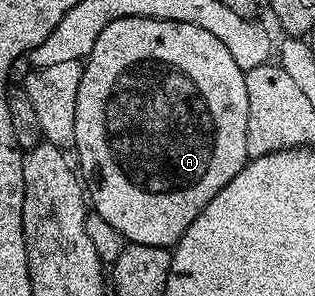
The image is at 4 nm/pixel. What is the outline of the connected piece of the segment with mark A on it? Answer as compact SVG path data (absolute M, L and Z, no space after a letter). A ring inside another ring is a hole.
M124 16L115 22L111 22L107 26L107 30L103 30L103 34L99 34L99 38L95 38L95 46L91 46L91 54L86 56L83 61L83 78L79 82L79 98L75 102L75 153L77 152L76 163L85 167L85 172L89 175L89 184L87 180L87 196L91 201L91 208L96 215L103 218L103 222L111 222L111 226L115 226L115 230L119 230L119 234L126 242L131 244L142 244L143 246L159 246L160 248L169 248L177 243L187 230L187 226L191 226L191 222L195 222L195 218L199 218L199 214L203 210L203 206L207 206L207 202L211 202L211 198L215 198L215 194L219 194L219 190L223 190L223 186L227 186L227 182L231 182L231 178L235 178L235 174L239 174L239 170L243 170L243 166L250 159L247 154L247 82L245 81L245 72L235 64L231 53L223 46L223 42L219 42L219 38L215 38L215 34L211 34L207 30L203 30L203 26L195 26L187 22L175 22L174 20L156 20L155 18L143 18L142 16Z

